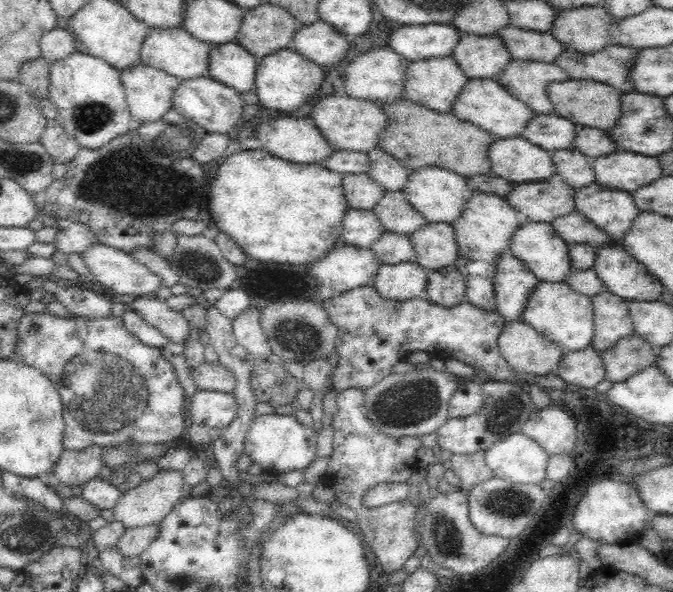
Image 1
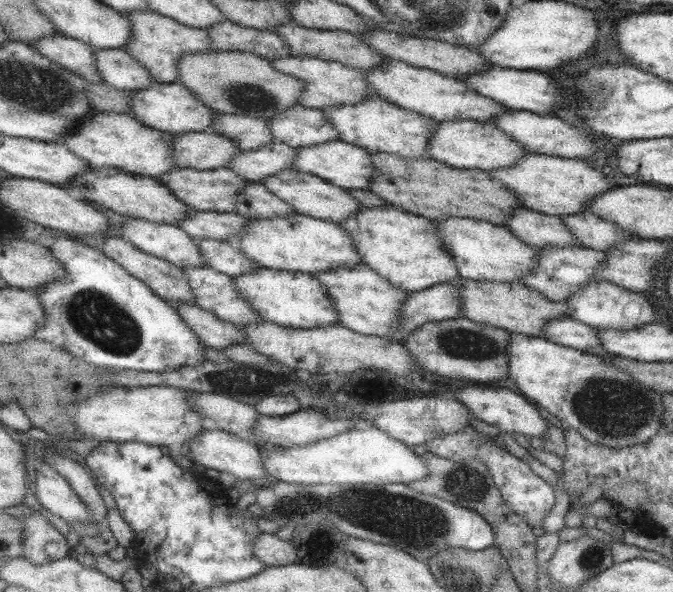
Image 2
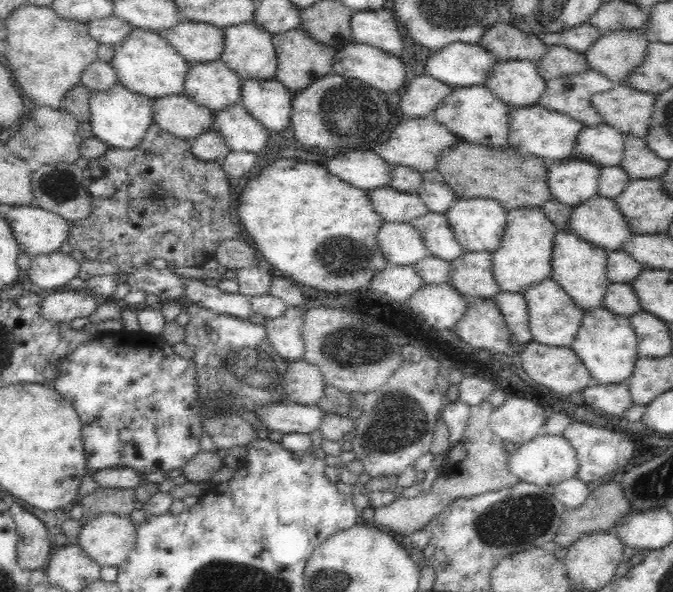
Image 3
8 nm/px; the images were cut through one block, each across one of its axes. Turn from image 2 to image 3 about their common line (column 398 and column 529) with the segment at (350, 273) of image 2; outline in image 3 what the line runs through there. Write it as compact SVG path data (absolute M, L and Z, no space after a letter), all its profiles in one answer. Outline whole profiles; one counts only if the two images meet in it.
M552 278L540 280L538 284L534 284L524 292L524 300L528 304L528 326L532 332L532 342L554 346L554 348L570 348L580 328L584 310L572 302L572 298L560 288L560 284Z

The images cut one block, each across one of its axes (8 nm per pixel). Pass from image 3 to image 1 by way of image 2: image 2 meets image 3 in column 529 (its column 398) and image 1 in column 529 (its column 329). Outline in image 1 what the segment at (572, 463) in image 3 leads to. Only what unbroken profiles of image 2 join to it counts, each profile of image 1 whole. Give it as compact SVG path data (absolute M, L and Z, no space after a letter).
M512 434L504 440L496 442L490 450L486 450L486 464L496 478L508 480L510 484L542 484L548 478L548 460L550 454L526 434Z

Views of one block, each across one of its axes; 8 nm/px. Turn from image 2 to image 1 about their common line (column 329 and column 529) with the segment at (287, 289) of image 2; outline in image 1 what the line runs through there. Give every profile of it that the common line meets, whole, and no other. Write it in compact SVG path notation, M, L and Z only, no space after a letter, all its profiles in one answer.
M538 282L534 294L530 296L528 308L522 316L526 324L536 328L542 336L560 346L564 356L568 352L580 352L592 348L594 340L594 304L592 298L582 296L570 288L566 282Z

